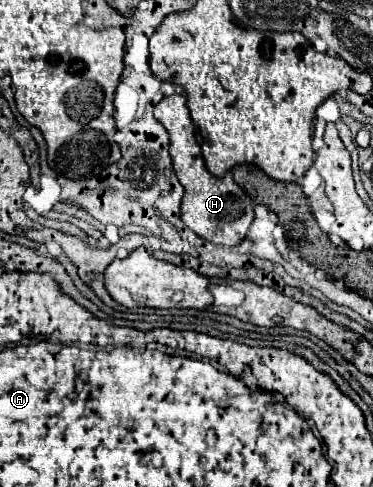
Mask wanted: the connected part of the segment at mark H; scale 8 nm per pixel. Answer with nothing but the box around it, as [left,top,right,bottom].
[155,94,255,246]

